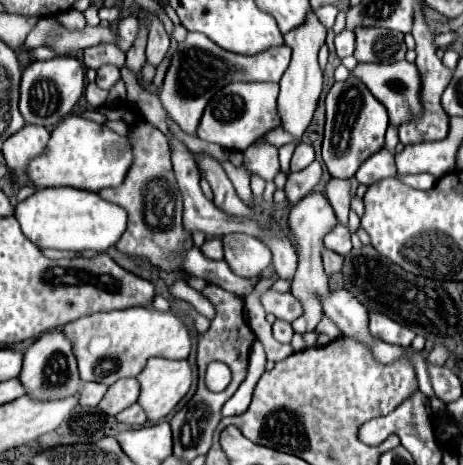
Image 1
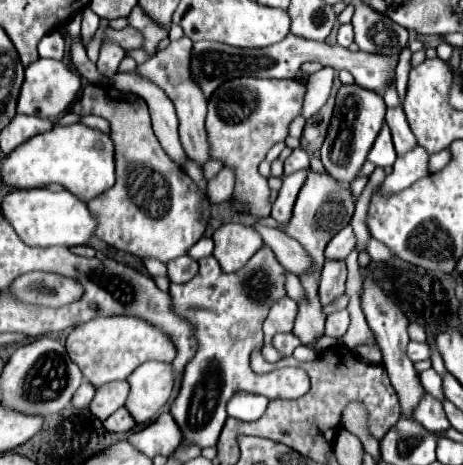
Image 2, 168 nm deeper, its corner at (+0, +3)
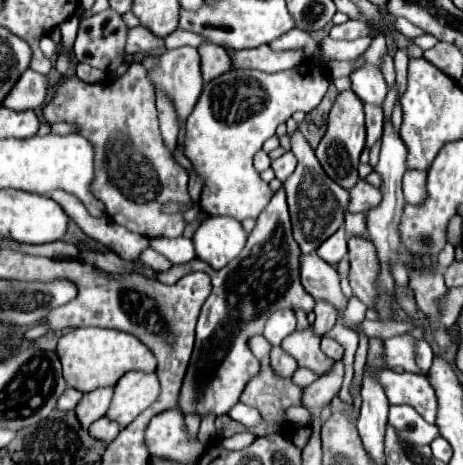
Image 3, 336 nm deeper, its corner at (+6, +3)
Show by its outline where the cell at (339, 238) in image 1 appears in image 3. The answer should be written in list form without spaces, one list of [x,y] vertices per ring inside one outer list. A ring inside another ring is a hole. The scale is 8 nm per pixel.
[[[341,227],[335,235],[331,235],[319,249],[317,255],[327,261],[329,265],[337,265],[347,255],[347,233]]]

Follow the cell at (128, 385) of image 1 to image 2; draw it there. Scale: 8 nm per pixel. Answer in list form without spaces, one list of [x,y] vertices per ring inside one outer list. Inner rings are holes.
[[[113,381],[107,383],[103,387],[97,389],[93,401],[91,401],[91,413],[95,413],[95,417],[99,421],[107,419],[111,413],[115,413],[119,407],[125,405],[125,399],[129,395],[129,383],[127,381]]]

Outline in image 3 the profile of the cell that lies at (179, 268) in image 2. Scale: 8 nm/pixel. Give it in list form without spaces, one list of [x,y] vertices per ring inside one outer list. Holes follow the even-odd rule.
[[[145,249],[143,253],[141,253],[141,257],[139,257],[145,265],[149,265],[149,267],[153,267],[157,273],[161,273],[161,271],[165,271],[165,269],[171,269],[173,267],[173,263],[167,259],[167,257],[163,257],[161,253],[157,253],[155,249]]]

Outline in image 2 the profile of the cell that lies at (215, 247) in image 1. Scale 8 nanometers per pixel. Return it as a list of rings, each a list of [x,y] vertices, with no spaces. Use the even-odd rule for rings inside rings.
[[[201,237],[201,239],[187,251],[187,255],[193,257],[195,261],[199,261],[199,259],[211,255],[211,253],[213,253],[213,241],[211,241],[209,237]]]

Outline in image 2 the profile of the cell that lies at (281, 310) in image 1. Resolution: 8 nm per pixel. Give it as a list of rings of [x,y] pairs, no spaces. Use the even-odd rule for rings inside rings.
[[[283,297],[283,301],[279,301],[275,307],[277,307],[277,313],[273,313],[273,317],[277,319],[277,315],[279,315],[279,323],[265,323],[263,325],[267,345],[271,345],[271,339],[275,333],[291,333],[293,321],[297,315],[297,303],[291,301],[289,297]]]

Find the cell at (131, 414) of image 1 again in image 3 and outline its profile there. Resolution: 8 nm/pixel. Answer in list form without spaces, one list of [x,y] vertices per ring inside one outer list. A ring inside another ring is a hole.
[[[107,417],[97,419],[97,421],[89,427],[89,433],[91,433],[95,439],[101,439],[101,441],[113,441],[119,431],[121,431],[121,427],[119,427],[115,421],[107,419]]]

